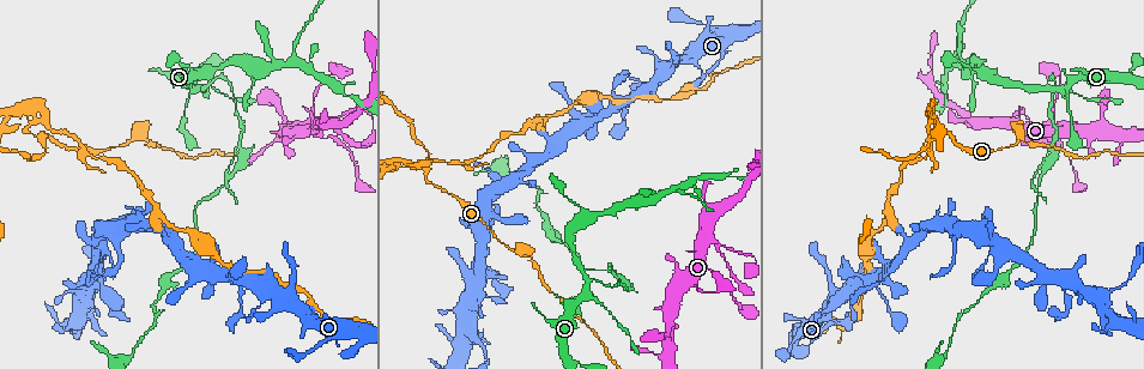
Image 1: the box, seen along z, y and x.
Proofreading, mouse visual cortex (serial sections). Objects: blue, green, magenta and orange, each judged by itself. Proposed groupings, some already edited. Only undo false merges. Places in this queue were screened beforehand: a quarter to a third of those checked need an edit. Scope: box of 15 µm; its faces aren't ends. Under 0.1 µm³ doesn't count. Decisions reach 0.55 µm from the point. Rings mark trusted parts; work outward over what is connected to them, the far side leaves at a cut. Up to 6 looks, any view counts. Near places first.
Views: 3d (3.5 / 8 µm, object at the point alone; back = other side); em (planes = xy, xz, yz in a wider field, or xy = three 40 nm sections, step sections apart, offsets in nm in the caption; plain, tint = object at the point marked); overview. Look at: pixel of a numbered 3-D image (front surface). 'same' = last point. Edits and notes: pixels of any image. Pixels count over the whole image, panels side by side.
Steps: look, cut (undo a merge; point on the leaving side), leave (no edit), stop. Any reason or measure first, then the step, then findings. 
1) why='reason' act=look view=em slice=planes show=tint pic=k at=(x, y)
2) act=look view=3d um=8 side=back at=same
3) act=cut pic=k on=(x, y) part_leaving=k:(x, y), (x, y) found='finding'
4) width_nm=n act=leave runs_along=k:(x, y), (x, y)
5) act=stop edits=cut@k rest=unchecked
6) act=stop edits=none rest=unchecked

why='sharp bend' act=look view=3d um=3.5 pic=1 at=(1019, 135)

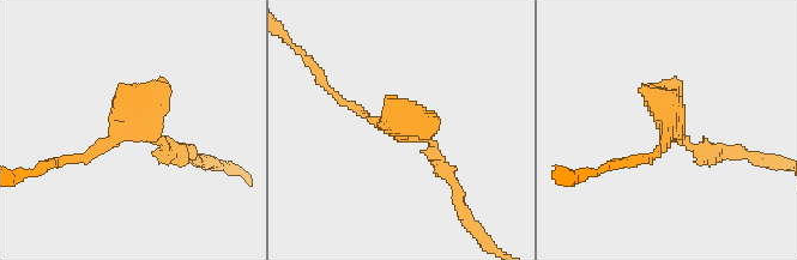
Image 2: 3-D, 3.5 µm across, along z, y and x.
why='shape alone is not enough' act=look view=em slice=planes show=tint pic=2 at=(671, 129)

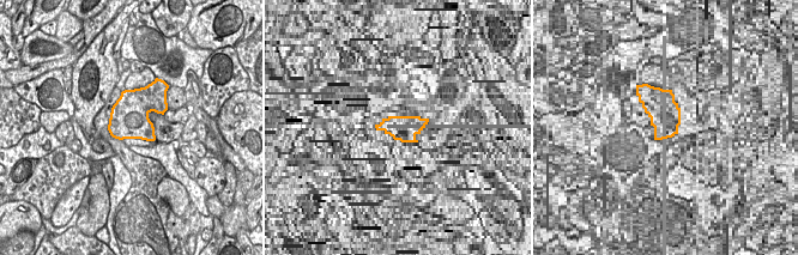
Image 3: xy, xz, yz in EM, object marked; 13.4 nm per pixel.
act=leave found='one cell here'

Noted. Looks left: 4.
why='abrupt turn' act=look view=3d um=8 pic=1 at=(409, 167)

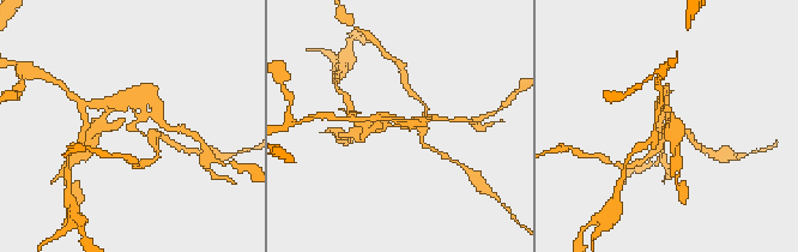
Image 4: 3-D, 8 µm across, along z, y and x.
why='zoom in' act=look view=3d um=3.5 pic=4 at=(403, 128)

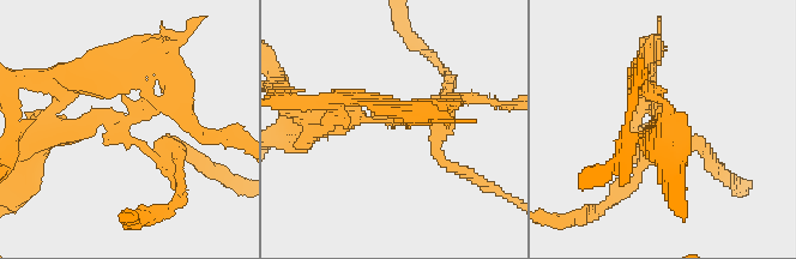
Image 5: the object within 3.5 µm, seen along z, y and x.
act=look view=em slice=planes show=tint pic=5 at=(126, 134)

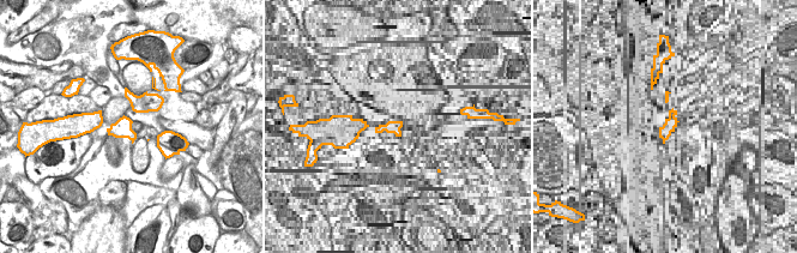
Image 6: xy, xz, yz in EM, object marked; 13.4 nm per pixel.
width_nm=260 act=cut pic=5 on=(655, 108) part_leaving=5:(650, 152), (659, 115), (640, 112) found='a second cell is stuck on'

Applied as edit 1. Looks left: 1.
act=stop edits=cut@5 rest=unchecked

